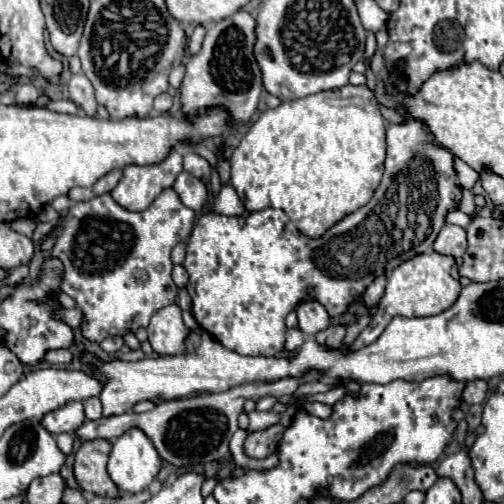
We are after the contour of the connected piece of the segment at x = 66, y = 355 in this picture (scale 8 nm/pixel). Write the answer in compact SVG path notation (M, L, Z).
M47 350L45 360L49 364L61 364L61 362L71 362L71 352L67 350Z

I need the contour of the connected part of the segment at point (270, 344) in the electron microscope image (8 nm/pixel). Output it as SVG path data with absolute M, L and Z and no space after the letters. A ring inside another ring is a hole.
M409 120L409 122L405 122L405 124L389 124L389 128L387 128L387 160L385 160L385 172L383 172L383 180L381 180L379 188L375 190L373 198L371 198L365 206L361 206L359 210L347 214L347 216L345 216L341 222L337 222L325 236L315 238L315 240L303 236L303 234L297 230L297 226L285 216L285 212L283 212L283 210L275 210L275 208L267 208L267 210L261 210L261 212L251 212L247 218L245 218L245 216L229 218L229 216L221 216L221 214L215 214L215 212L203 214L203 216L197 220L197 224L195 224L191 236L189 236L187 256L185 256L185 262L183 262L183 268L189 272L187 292L189 292L191 300L193 300L193 316L195 316L195 320L199 322L199 326L201 326L203 330L207 330L207 332L209 332L217 342L221 342L225 348L229 348L229 350L233 350L233 352L237 352L237 354L241 354L241 356L259 356L259 354L263 354L263 356L277 356L279 350L283 348L283 342L285 342L285 316L297 306L297 302L315 298L315 300L319 300L319 302L327 308L327 312L329 312L331 316L339 316L339 314L343 314L343 312L347 310L349 302L351 302L353 298L357 298L359 294L363 294L365 288L375 280L375 276L385 274L391 264L393 264L393 270L395 270L395 268L397 268L399 264L403 264L407 258L413 258L415 254L421 254L421 252L429 252L431 246L433 246L433 242L435 242L435 238L437 238L437 234L439 234L439 230L441 230L441 226L443 226L445 214L451 212L451 210L455 210L455 208L457 208L457 202L459 202L459 198L461 198L461 190L459 190L459 186L457 186L457 176L455 176L455 170L453 170L453 154L451 154L449 150L445 150L445 148L437 148L437 146L433 144L433 140L435 140L435 138L431 136L431 132L429 132L429 130L425 128L425 124L421 124L419 120Z

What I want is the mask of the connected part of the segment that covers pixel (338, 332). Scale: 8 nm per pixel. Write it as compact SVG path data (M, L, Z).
M337 324L337 326L329 326L329 328L321 330L321 332L317 332L315 340L317 340L319 344L329 344L331 348L339 348L339 346L343 344L345 330L347 330L347 328L341 326L341 324Z

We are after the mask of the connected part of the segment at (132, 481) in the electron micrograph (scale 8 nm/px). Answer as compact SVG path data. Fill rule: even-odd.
M131 428L113 442L107 472L119 492L143 492L159 474L161 458L153 442L137 428Z

